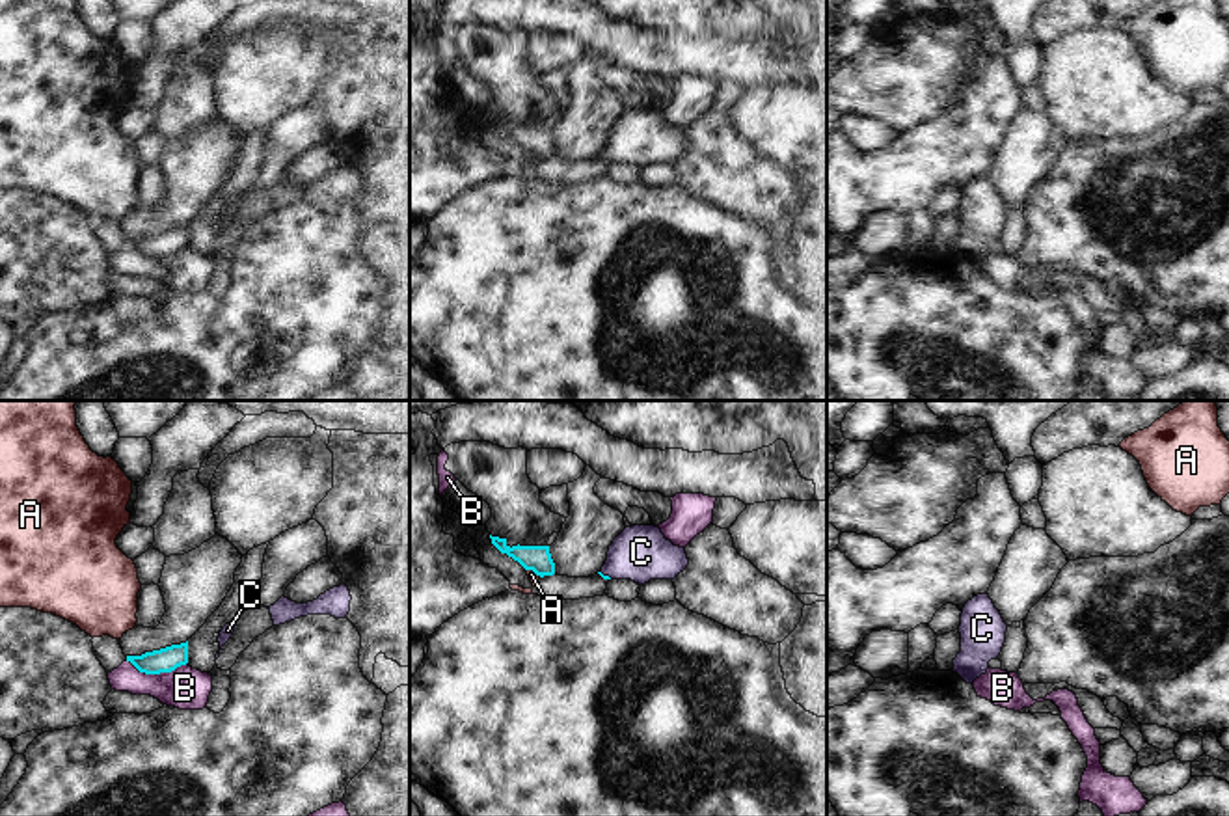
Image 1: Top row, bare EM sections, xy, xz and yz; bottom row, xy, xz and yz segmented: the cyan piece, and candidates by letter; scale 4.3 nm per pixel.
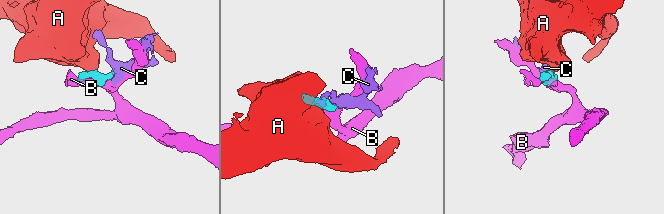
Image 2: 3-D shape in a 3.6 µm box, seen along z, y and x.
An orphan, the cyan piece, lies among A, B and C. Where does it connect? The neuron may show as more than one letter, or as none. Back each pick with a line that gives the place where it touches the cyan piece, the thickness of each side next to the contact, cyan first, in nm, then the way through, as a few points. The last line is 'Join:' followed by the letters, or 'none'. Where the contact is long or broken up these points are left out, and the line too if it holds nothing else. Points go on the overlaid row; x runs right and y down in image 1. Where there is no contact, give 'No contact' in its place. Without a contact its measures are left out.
C: Touches cyan at xz (606, 576). Thickness 20 nm (cyan) against 240 nm. Path across: xz (598, 572), (606, 576), (641, 552)
Join: C

